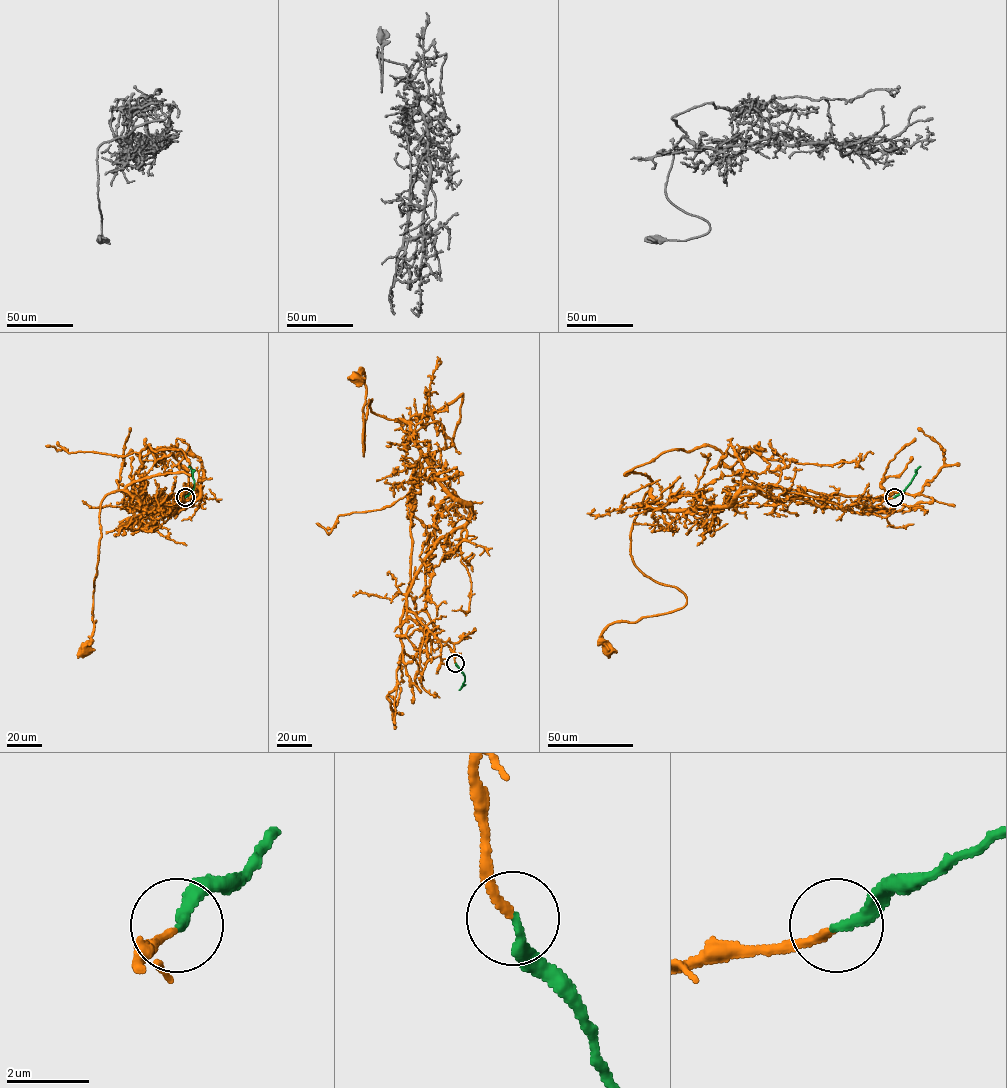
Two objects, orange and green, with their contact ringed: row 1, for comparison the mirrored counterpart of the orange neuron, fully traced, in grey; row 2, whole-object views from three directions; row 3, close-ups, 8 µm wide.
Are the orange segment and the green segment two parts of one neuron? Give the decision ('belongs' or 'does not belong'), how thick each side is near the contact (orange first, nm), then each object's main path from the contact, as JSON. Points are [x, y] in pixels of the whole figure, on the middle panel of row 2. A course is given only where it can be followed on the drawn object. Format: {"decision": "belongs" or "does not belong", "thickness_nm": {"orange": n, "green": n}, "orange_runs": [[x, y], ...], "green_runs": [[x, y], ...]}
{"decision": "belongs", "thickness_nm": {"orange": 180, "green": 280}, "orange_runs": [[456, 663], [406, 592], [470, 506], [372, 400], [364, 456], [355, 378]], "green_runs": [[456, 663], [464, 675], [459, 690]]}

